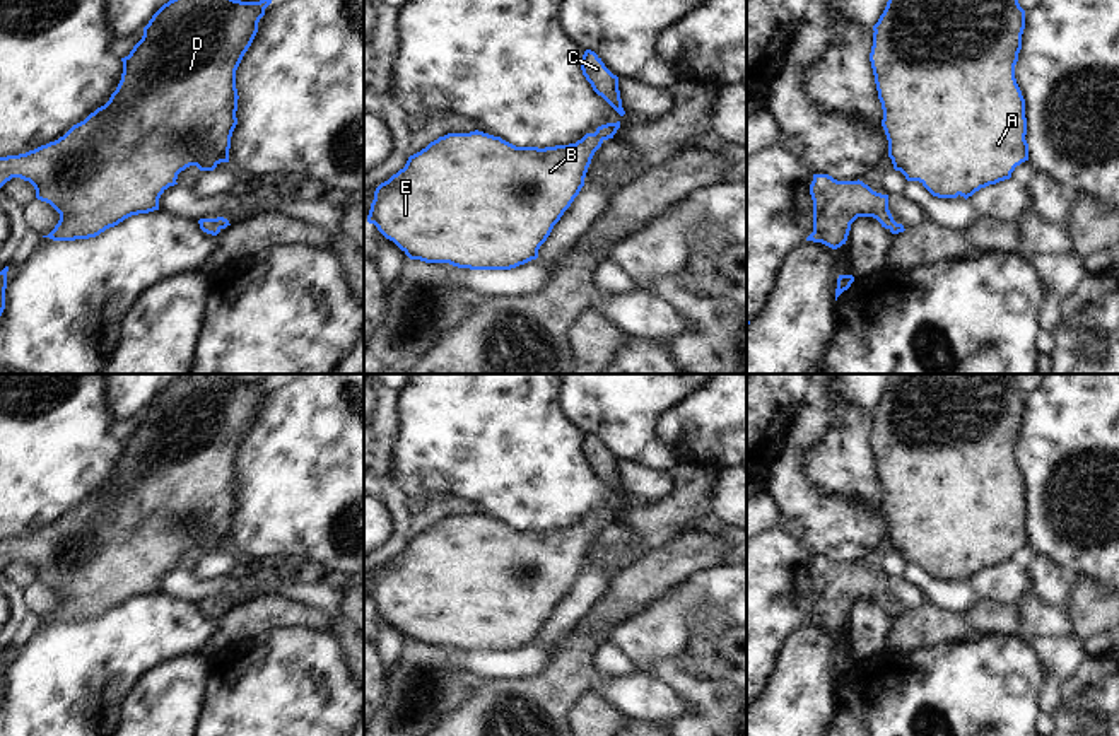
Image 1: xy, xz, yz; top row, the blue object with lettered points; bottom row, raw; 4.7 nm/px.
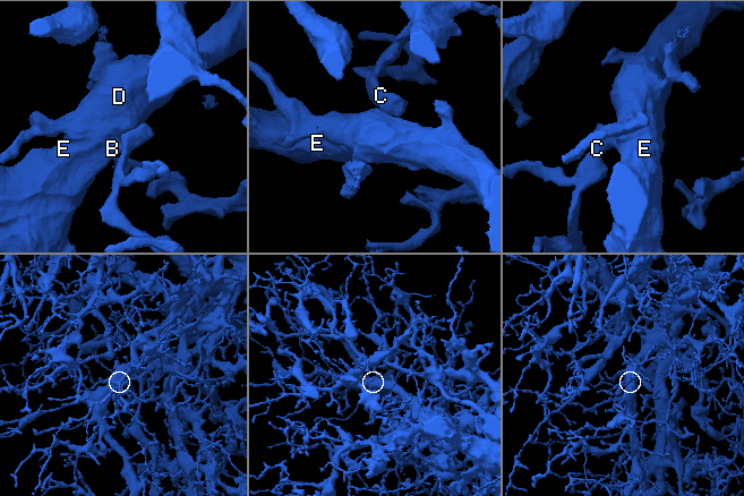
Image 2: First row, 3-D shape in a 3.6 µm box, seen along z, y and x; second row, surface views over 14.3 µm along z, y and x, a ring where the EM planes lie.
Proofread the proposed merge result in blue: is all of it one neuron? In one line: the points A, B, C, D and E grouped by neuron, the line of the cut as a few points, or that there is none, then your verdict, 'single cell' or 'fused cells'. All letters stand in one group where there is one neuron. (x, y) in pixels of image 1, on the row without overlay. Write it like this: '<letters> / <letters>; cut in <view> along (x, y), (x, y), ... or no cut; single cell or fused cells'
A B C D E; no cut; single cell

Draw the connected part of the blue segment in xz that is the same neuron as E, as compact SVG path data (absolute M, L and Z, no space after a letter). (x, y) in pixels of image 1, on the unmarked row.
M620 504L606 505L576 526L545 531L516 529L478 512L448 516L410 538L403 552L376 570L367 605L374 606L410 642L449 645L470 652L516 651L538 640L540 628L584 569L595 534L605 523L613 521L618 511Z

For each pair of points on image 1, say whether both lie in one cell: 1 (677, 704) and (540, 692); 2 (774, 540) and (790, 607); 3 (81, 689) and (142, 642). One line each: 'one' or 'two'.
1: two
2: one
3: one

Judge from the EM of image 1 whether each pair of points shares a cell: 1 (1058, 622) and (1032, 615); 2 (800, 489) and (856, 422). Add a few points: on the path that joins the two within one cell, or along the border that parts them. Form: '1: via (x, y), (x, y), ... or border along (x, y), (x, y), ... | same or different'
1: via (1051, 622), (1039, 619) | same
2: border along (807, 477), (826, 494), (844, 496) | different

